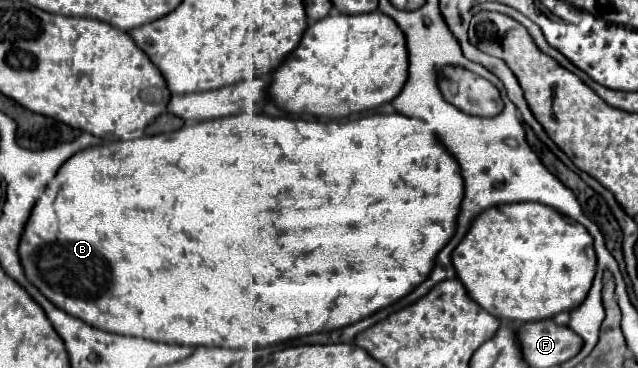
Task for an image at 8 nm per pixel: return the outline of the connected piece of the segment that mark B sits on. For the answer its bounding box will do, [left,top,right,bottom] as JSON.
[20,114,464,348]

